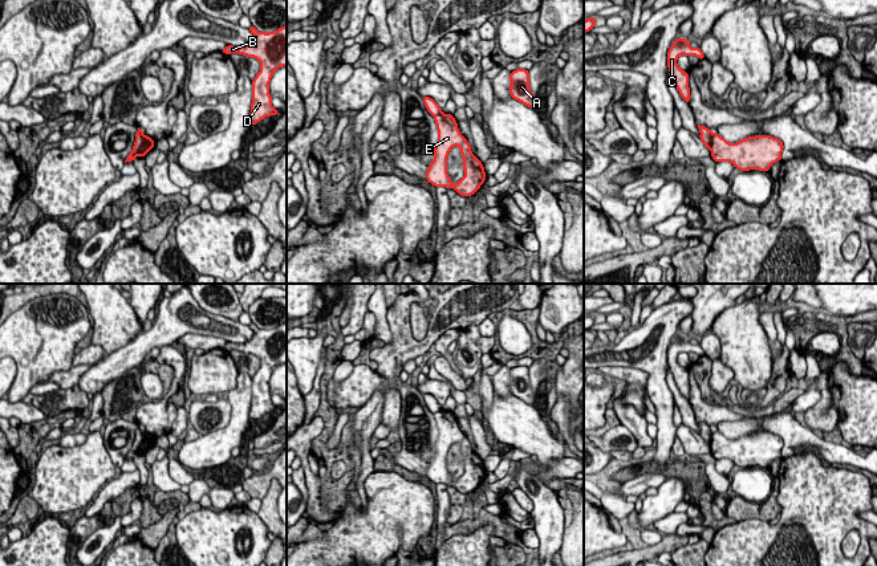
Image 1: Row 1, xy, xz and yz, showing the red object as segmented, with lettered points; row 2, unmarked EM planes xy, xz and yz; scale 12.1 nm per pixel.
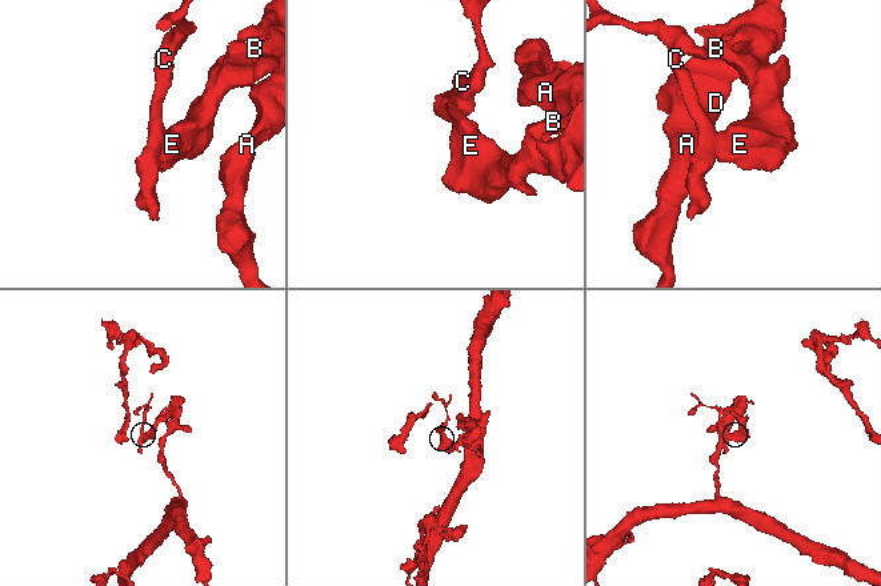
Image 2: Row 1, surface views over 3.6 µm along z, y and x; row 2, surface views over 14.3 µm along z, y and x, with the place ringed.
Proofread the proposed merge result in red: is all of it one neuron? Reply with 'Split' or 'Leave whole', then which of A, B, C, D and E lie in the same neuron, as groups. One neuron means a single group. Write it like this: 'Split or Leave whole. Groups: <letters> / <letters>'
Split. Groups: A B D E / C

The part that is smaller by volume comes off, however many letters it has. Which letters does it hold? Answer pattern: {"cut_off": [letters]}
{"cut_off": ["C"]}

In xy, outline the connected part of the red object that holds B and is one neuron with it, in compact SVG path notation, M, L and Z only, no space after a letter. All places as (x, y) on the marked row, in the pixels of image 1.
M287 24L275 32L259 32L255 27L248 28L253 40L245 46L227 45L222 53L239 53L253 57L260 62L260 72L252 80L252 103L249 113L251 126L256 125L265 117L279 115L280 113L272 106L269 94L269 82L273 73L287 66Z

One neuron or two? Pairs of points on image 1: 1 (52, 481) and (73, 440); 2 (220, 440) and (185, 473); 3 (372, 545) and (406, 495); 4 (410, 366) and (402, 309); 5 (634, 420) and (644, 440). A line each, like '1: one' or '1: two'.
1: two
2: two
3: one
4: two
5: one

